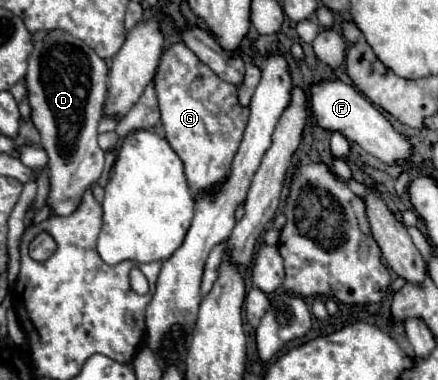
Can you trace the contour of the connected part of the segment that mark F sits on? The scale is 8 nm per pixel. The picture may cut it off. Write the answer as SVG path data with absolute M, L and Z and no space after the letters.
M331 78L331 80L321 80L317 84L311 84L309 90L311 90L309 94L311 112L323 130L343 134L347 140L357 142L363 150L377 156L385 164L401 164L411 158L409 140L397 130L393 130L389 120L353 86L341 82L339 78Z

